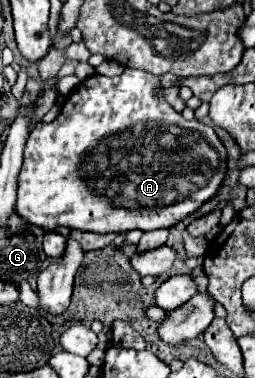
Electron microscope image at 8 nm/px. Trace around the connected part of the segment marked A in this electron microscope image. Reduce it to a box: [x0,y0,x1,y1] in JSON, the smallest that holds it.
[16,68,226,234]

